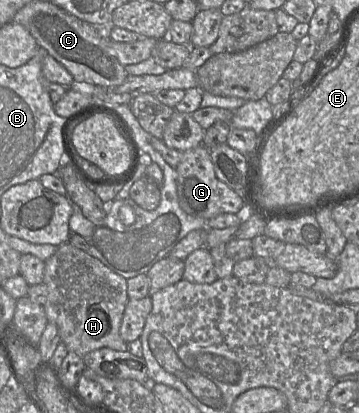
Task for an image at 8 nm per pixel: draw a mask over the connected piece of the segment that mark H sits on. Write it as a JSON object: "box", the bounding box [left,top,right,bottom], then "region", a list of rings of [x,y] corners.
{"box":[43,242,129,357],"region":[[[69,242],[45,260],[43,283],[48,289],[44,310],[48,322],[57,326],[60,340],[68,351],[80,357],[103,347],[127,351],[120,326],[129,300],[127,279],[115,273],[99,259]]]}

